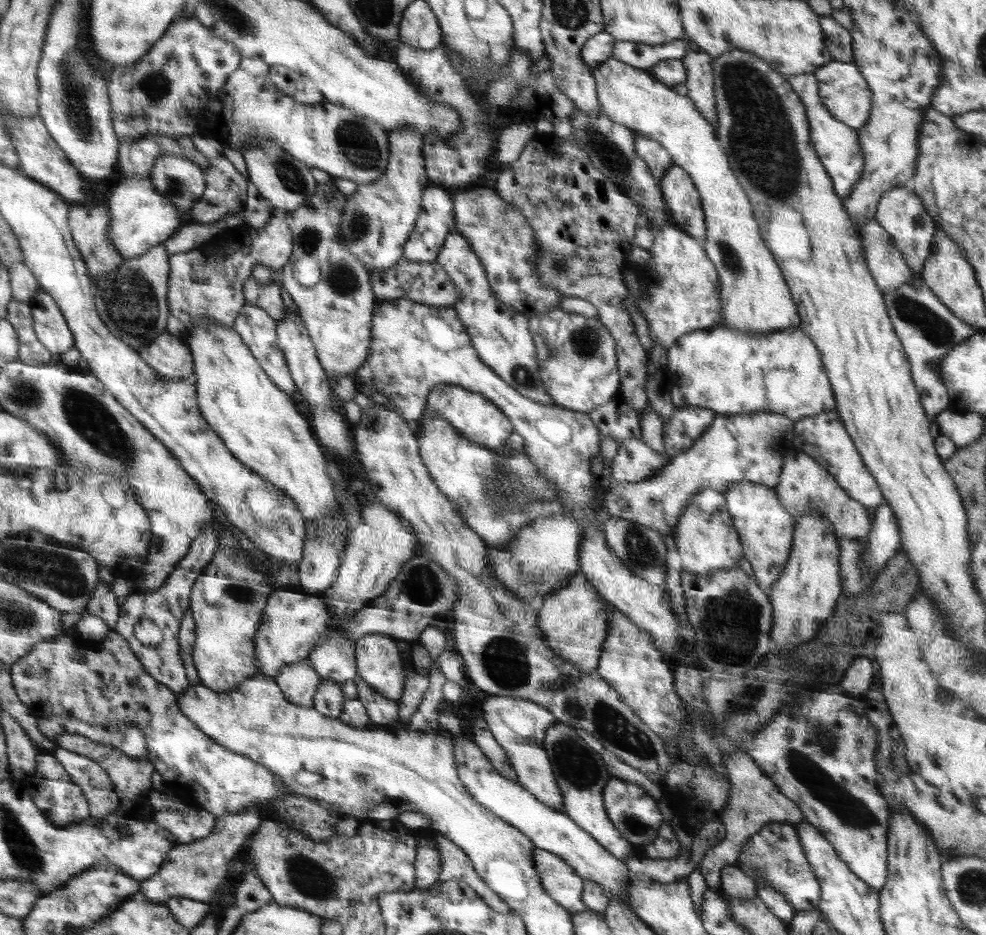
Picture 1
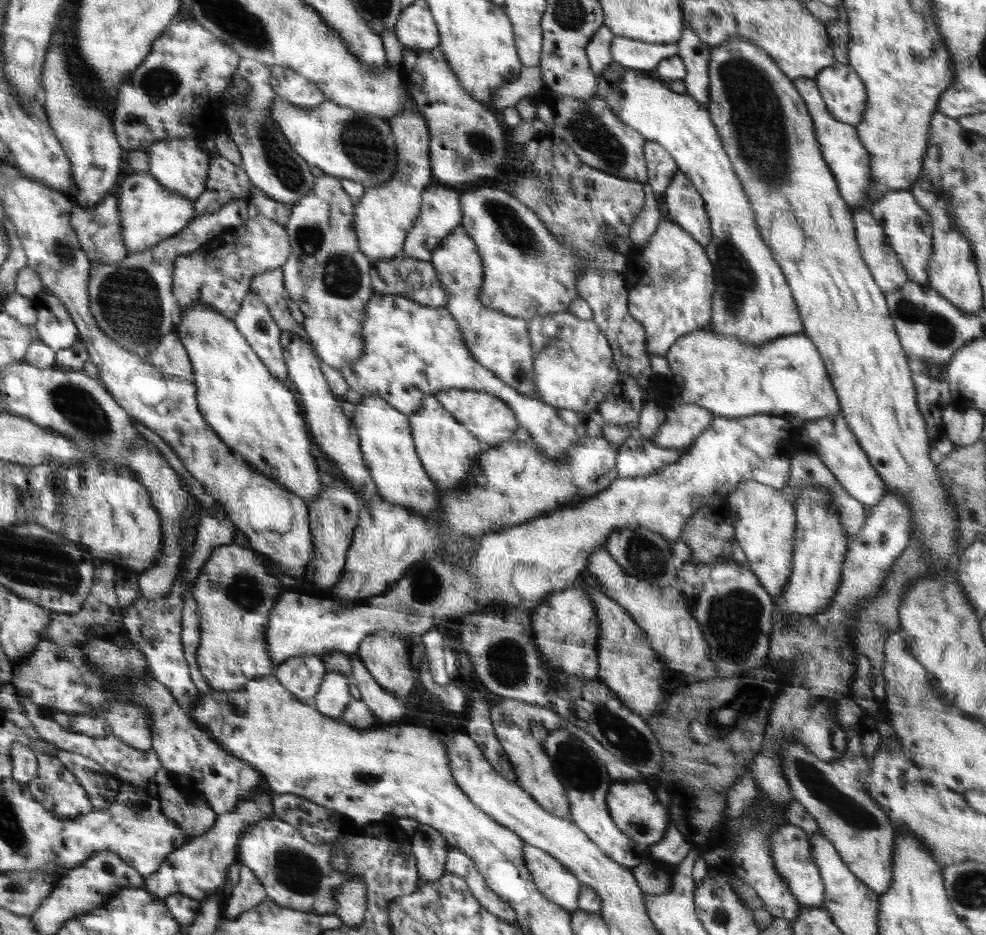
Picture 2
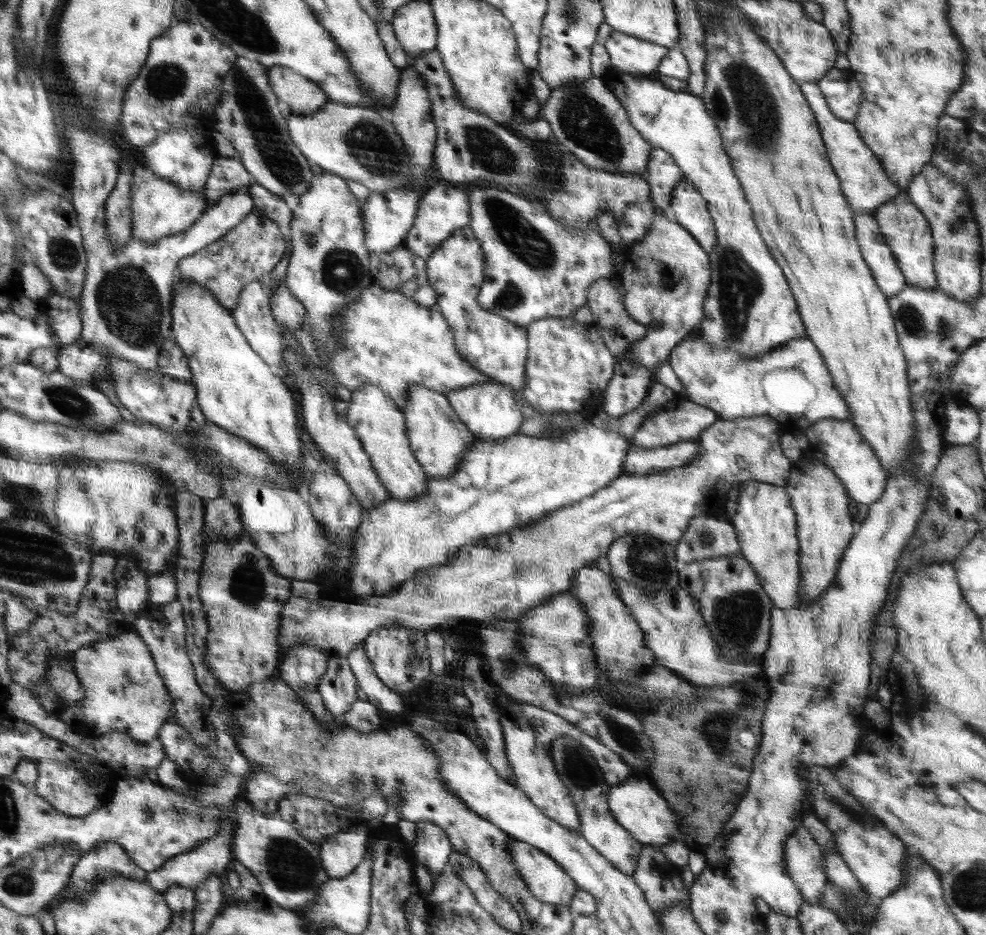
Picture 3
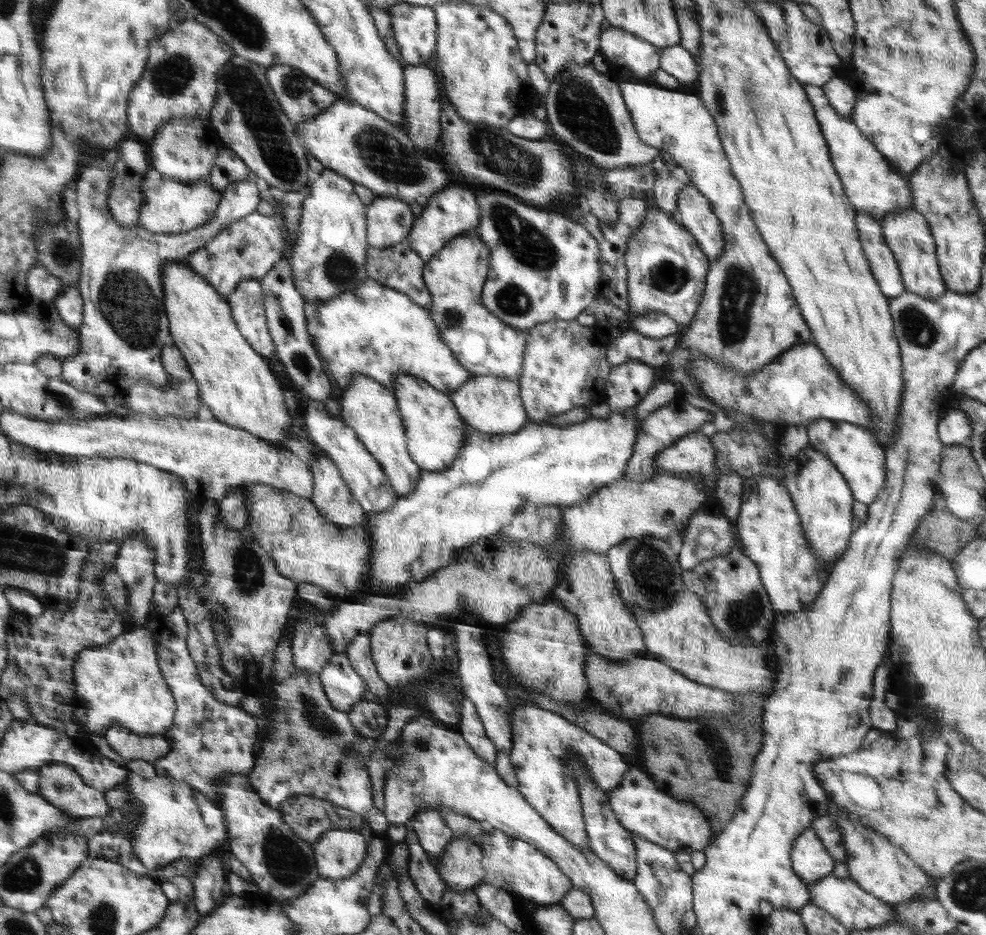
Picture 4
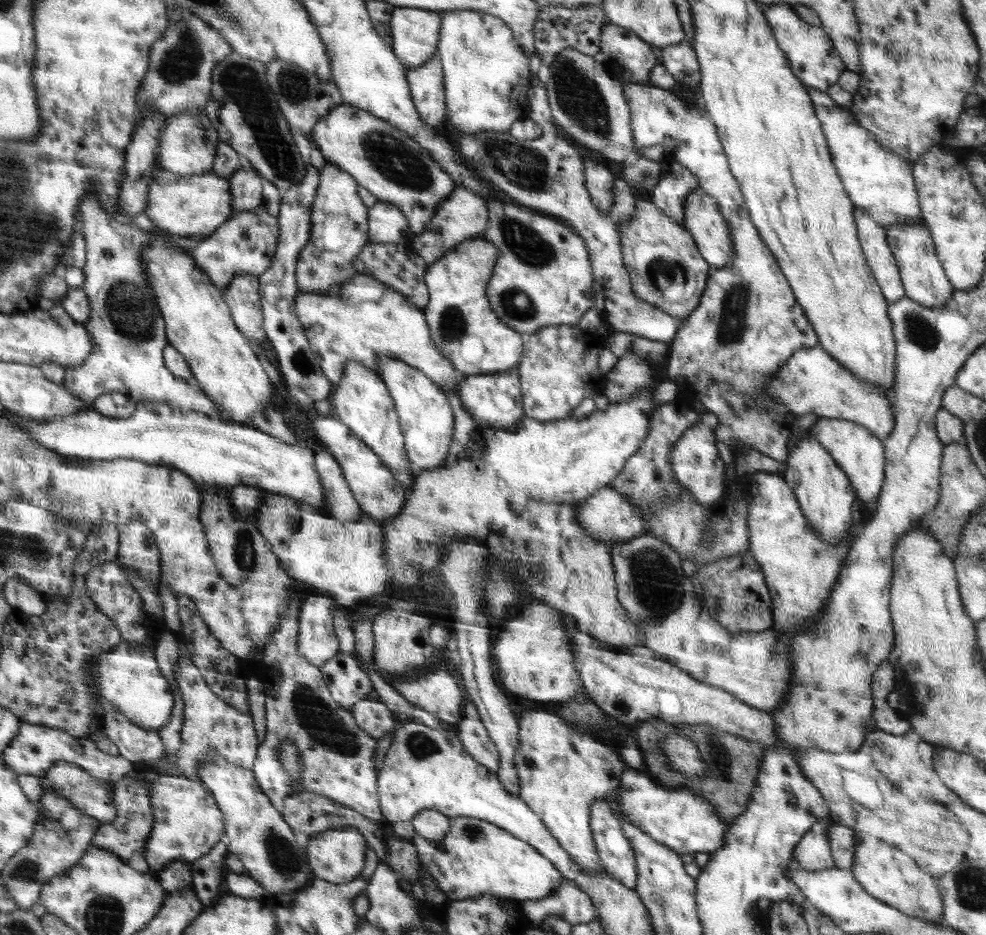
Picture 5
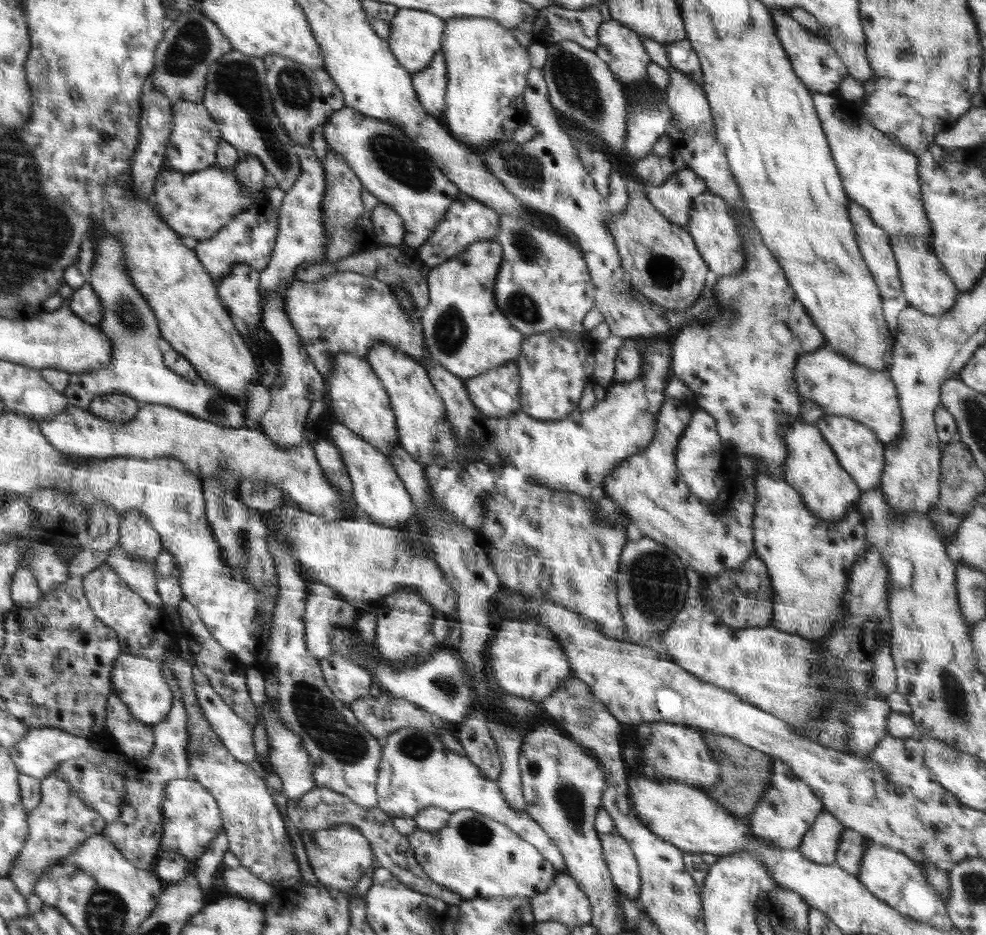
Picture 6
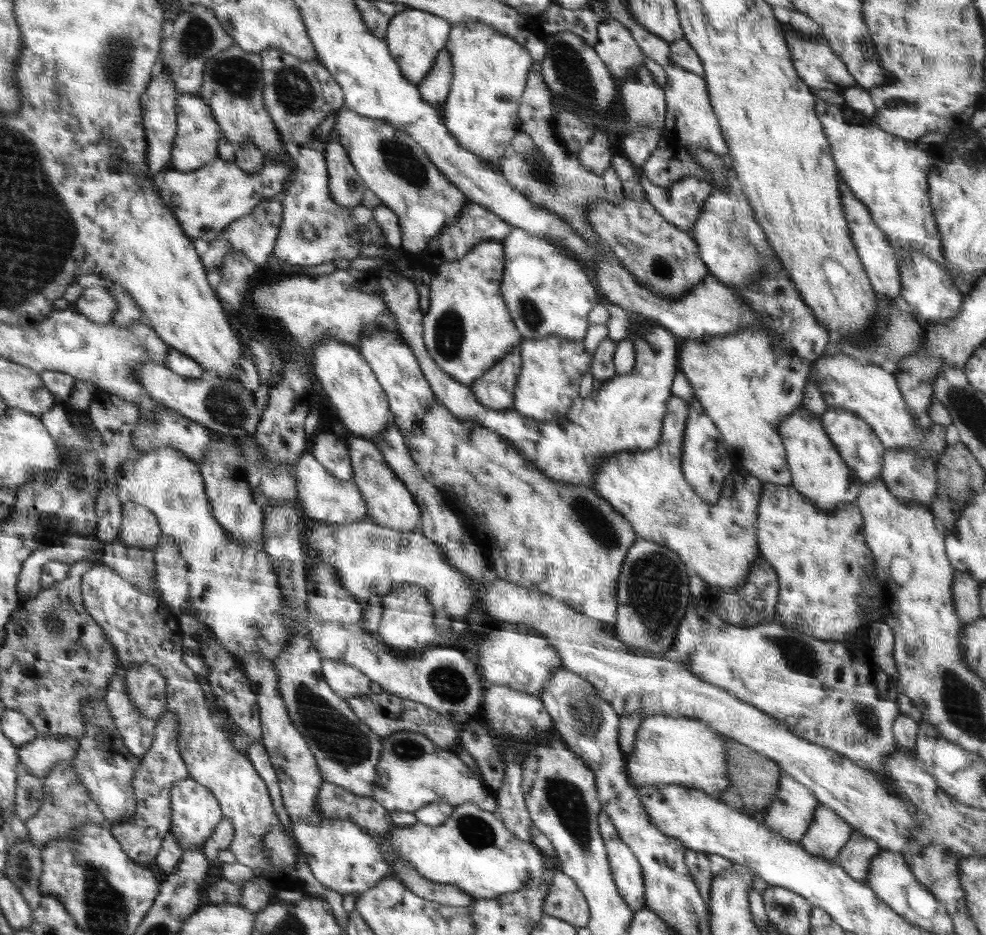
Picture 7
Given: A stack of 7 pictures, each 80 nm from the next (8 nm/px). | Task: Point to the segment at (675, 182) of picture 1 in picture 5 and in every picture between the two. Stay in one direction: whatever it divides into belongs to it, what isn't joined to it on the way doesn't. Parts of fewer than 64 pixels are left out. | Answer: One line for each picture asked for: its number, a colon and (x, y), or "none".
2: (686, 206)
3: (689, 208)
4: (694, 211)
5: (710, 230)

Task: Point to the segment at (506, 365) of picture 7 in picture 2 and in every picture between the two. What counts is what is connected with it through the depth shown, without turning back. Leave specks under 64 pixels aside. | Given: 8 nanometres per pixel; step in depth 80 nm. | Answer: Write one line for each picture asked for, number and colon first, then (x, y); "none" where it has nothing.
2: (490, 419)
3: (490, 410)
4: (492, 405)
5: (496, 400)
6: (496, 394)

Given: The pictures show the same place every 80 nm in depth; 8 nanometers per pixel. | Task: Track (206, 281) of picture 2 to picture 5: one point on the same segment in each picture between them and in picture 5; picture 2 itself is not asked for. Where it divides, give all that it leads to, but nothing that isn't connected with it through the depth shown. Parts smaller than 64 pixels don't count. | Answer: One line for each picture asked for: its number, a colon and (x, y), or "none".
3: (250, 251)
4: (247, 249)
5: (247, 243)

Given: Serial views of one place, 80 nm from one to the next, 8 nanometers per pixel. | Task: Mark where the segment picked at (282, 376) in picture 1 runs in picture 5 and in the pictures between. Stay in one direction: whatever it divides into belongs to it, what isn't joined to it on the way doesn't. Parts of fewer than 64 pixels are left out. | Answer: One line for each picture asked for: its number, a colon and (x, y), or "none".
2: (253, 319)
3: (254, 315)
4: (247, 301)
5: (243, 295)

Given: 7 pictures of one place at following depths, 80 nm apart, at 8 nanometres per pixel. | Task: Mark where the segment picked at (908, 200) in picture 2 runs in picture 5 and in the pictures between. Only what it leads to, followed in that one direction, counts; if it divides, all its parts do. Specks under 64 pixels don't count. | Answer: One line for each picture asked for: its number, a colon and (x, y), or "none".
3: (905, 229)
4: (907, 234)
5: (924, 280)

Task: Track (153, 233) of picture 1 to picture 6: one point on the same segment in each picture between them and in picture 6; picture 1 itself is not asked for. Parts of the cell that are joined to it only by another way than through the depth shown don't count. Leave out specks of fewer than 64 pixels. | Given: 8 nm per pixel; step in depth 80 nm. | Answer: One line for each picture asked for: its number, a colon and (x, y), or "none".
2: (149, 212)
3: (158, 208)
4: (170, 206)
5: (193, 205)
6: (198, 204)

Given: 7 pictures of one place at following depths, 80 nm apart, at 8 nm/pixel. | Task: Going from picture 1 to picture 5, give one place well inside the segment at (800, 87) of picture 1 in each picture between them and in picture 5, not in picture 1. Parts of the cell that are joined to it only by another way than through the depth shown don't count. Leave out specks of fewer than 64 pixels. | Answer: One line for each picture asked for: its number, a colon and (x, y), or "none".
2: (842, 150)
3: (865, 185)
4: (872, 185)
5: (876, 179)

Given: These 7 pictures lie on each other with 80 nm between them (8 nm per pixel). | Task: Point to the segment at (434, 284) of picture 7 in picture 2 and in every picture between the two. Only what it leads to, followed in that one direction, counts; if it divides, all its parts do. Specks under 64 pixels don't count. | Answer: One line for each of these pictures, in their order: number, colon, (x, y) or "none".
2: (501, 343)
3: (499, 348)
4: (483, 343)
5: (463, 324)
6: (465, 332)

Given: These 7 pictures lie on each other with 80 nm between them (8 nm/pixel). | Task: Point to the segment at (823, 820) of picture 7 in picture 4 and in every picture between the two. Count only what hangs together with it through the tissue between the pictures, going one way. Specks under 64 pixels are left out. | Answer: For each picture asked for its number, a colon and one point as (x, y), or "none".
4: (809, 858)
5: (813, 852)
6: (818, 845)

